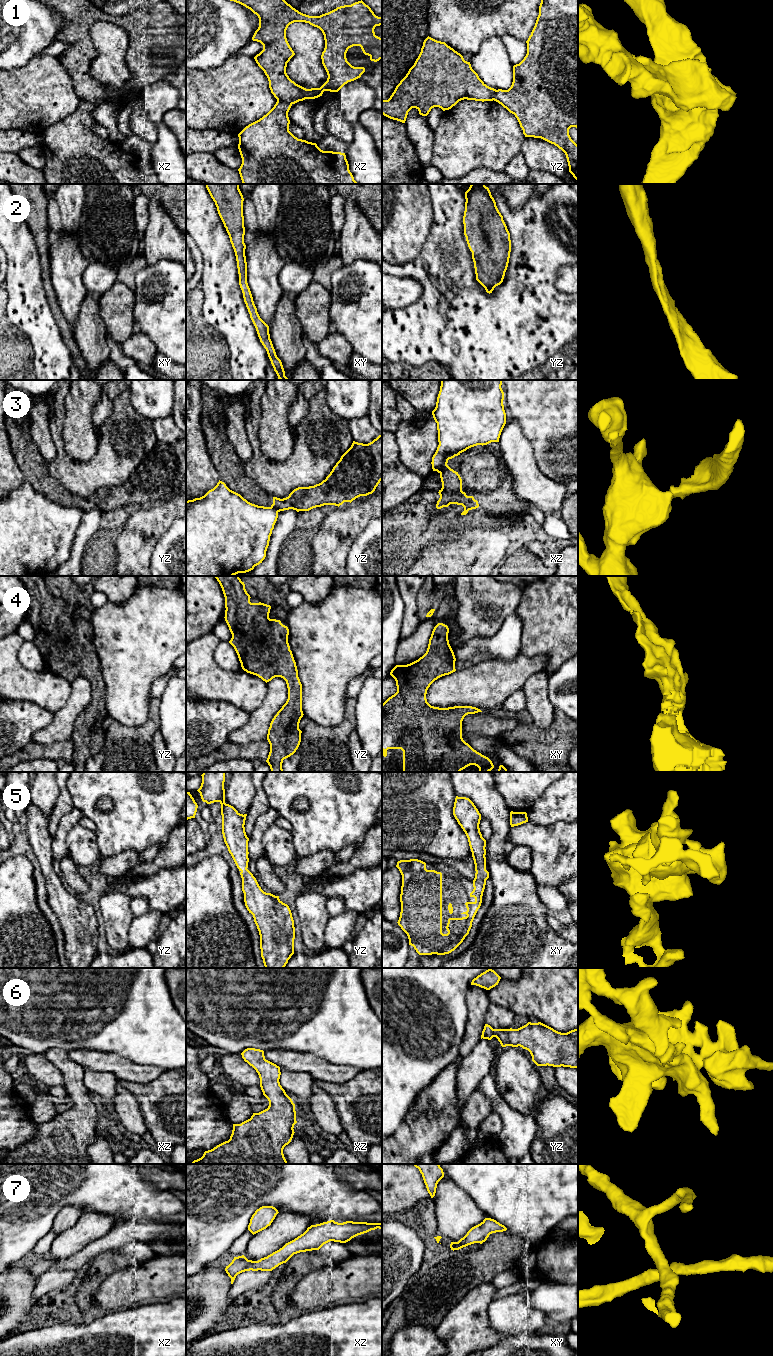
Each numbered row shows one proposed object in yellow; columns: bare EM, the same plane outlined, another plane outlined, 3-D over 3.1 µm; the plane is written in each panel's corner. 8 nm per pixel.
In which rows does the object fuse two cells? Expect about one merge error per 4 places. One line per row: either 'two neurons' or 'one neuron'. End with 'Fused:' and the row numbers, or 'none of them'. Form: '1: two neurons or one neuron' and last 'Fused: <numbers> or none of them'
1: two neurons
2: one neuron
3: two neurons
4: one neuron
5: one neuron
6: one neuron
7: one neuron
Fused: 1, 3

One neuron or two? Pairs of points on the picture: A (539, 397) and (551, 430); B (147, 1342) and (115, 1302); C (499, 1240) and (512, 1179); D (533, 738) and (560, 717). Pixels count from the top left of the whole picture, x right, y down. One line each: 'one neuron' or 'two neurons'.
A: one neuron
B: two neurons
C: two neurons
D: one neuron

